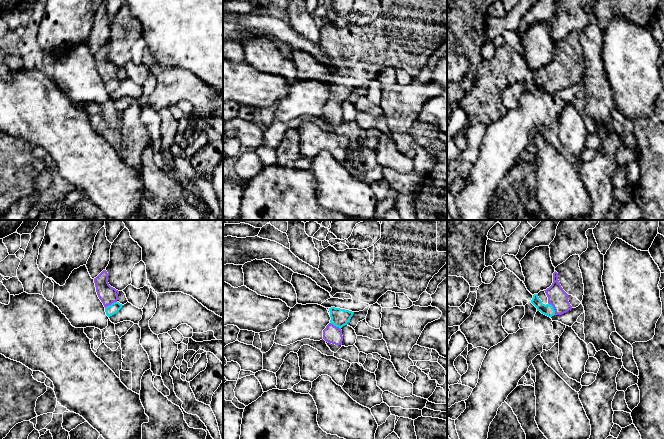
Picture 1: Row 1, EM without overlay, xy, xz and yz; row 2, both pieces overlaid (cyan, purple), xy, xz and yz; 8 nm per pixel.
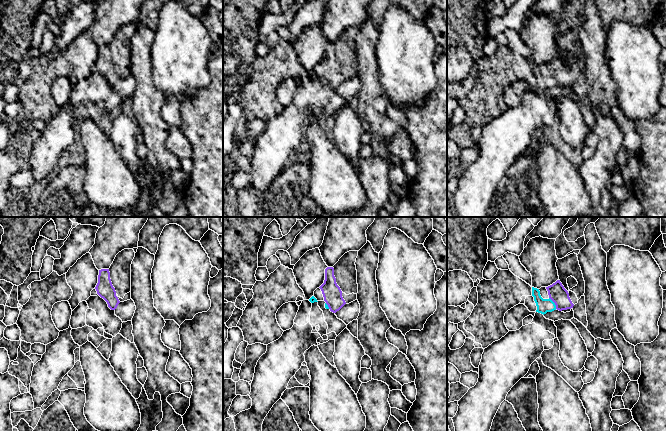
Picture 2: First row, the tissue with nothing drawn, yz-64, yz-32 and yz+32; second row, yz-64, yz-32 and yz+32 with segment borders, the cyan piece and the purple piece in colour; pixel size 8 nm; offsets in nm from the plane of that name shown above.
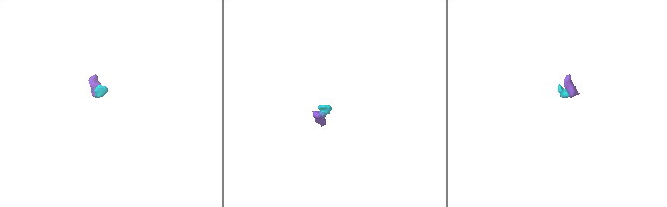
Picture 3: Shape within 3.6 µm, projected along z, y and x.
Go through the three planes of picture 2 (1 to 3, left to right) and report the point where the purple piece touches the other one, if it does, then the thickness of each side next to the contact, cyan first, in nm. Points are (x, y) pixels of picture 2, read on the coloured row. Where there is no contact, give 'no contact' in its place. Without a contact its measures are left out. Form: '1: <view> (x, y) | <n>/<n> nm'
1: no contact
2: yz-32 (327, 306) | 30/150 nm
3: yz+32 (554, 303) | 110/150 nm

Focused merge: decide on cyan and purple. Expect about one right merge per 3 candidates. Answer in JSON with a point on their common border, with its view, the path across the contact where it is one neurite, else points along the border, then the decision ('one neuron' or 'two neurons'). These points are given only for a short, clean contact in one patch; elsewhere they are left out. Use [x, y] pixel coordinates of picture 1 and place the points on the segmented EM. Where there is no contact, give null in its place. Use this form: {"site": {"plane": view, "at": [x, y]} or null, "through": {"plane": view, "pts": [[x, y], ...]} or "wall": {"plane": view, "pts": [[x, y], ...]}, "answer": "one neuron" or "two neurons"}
{"site": {"plane": "yz", "at": [553, 308]}, "through": {"plane": "yz", "pts": [[548, 310], [553, 308], [557, 304], [557, 297]]}, "answer": "one neuron"}

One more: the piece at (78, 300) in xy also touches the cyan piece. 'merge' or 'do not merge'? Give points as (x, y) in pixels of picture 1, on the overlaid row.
do not merge

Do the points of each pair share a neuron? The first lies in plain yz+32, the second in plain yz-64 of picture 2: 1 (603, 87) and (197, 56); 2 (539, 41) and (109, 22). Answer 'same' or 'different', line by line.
1: different
2: different

